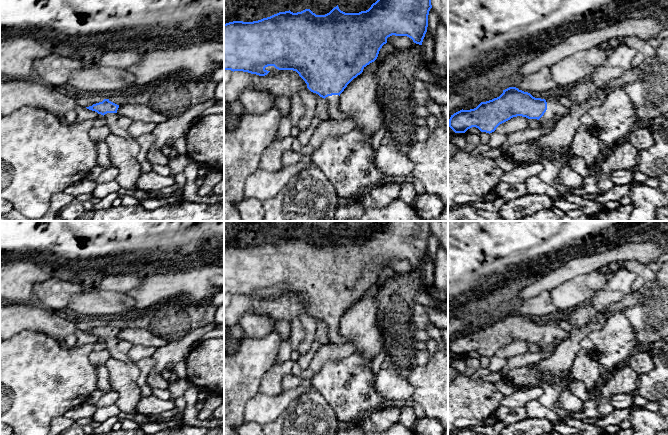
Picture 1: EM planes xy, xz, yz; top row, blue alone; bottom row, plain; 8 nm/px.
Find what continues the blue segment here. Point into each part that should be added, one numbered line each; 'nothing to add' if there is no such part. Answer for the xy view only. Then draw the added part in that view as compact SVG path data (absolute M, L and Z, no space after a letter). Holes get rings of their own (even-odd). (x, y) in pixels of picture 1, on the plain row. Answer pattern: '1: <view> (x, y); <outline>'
1: xy (118, 349); M107 337L104 339L106 349L111 355L111 358L116 360L129 362L128 352L132 348L132 344L128 341L119 339L118 337Z

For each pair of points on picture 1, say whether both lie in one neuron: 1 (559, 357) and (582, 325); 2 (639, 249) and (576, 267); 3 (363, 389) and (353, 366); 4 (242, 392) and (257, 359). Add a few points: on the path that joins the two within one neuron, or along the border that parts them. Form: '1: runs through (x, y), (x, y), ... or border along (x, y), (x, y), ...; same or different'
1: runs through (567, 349), (572, 344), (577, 333); same
2: runs through (623, 253), (610, 255), (604, 259), (592, 262); same
3: runs through (357, 383), (354, 372); same
4: runs through (242, 384), (242, 374), (249, 367); same

